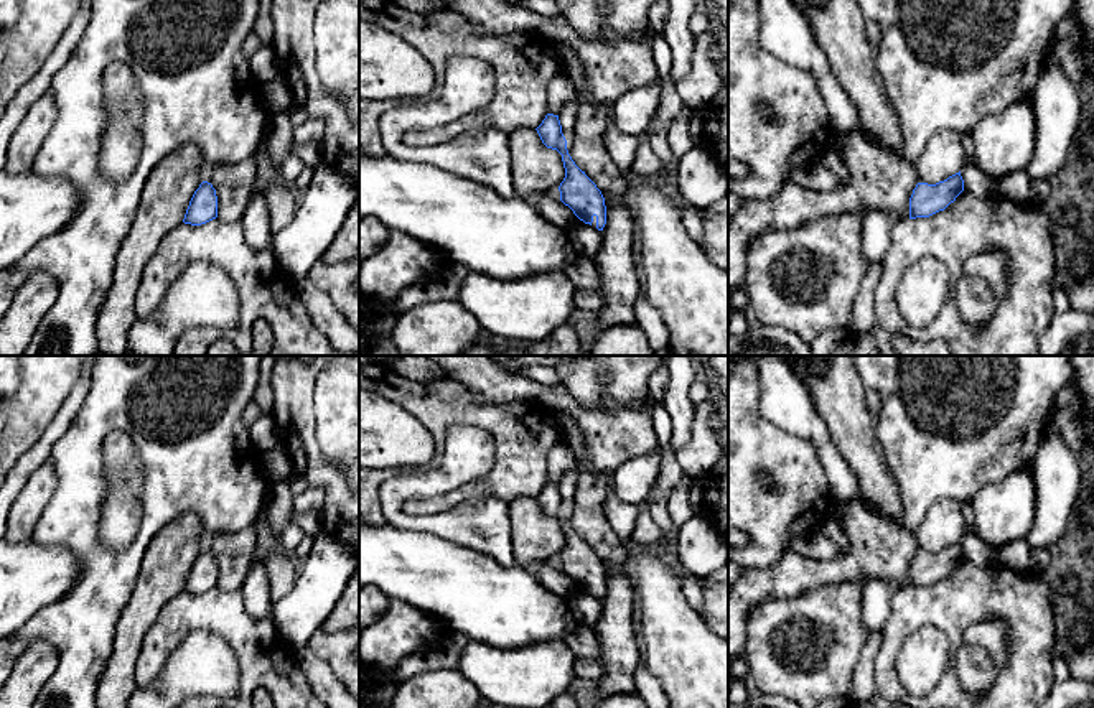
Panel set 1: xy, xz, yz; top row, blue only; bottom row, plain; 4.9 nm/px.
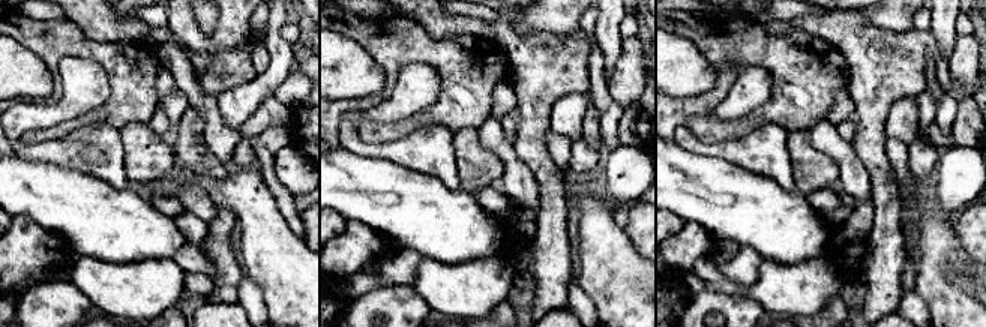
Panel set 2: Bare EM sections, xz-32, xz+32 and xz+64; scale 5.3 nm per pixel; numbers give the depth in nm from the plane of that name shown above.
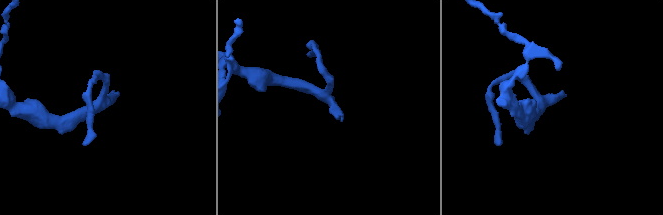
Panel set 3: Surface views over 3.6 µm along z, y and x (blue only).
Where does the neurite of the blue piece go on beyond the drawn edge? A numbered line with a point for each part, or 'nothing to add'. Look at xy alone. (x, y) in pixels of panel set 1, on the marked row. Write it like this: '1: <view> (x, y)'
nothing to add

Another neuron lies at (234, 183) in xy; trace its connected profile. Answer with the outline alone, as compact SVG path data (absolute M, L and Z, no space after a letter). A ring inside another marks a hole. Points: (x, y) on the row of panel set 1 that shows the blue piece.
M254 161L214 163L208 173L217 196L217 219L241 222L255 189L257 166Z

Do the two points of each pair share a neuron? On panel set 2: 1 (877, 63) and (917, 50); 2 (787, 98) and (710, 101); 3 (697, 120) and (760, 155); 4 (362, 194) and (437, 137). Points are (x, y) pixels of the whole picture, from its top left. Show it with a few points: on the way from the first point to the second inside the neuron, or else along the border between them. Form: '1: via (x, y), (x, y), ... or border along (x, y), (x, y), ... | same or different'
1: via (887, 63), (895, 63), (907, 53) | same
2: via (763, 114), (743, 126), (715, 125) | same
3: border along (763, 125), (727, 140), (701, 141), (695, 135) | different
4: border along (365, 156), (386, 158), (432, 177) | different

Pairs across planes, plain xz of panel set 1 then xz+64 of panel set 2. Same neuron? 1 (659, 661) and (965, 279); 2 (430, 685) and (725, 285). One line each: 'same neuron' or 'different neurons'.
1: different neurons
2: different neurons

